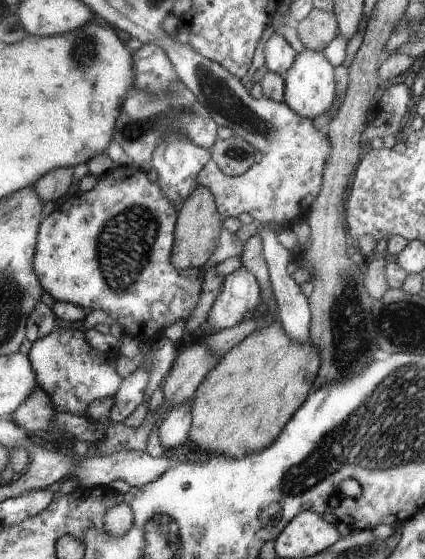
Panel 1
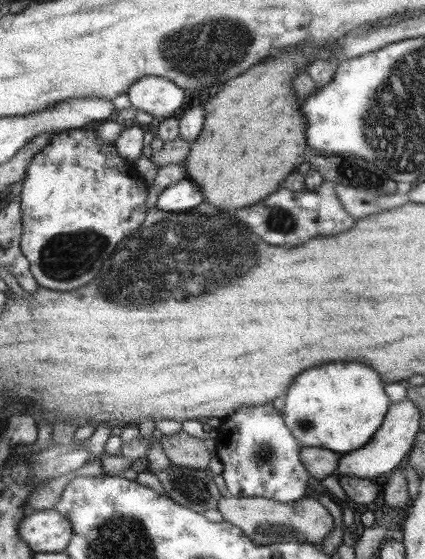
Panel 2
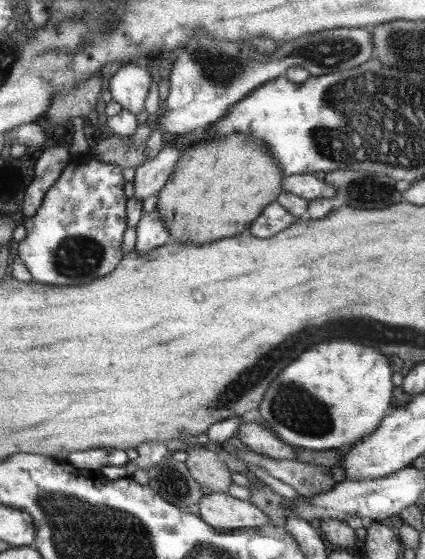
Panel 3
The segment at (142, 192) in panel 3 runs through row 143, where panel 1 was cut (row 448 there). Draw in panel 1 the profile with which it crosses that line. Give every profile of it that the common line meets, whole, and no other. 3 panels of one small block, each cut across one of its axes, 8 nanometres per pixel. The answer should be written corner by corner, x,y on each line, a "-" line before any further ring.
191,399
171,408
158,426
158,439
163,449
175,448
188,440
191,428

